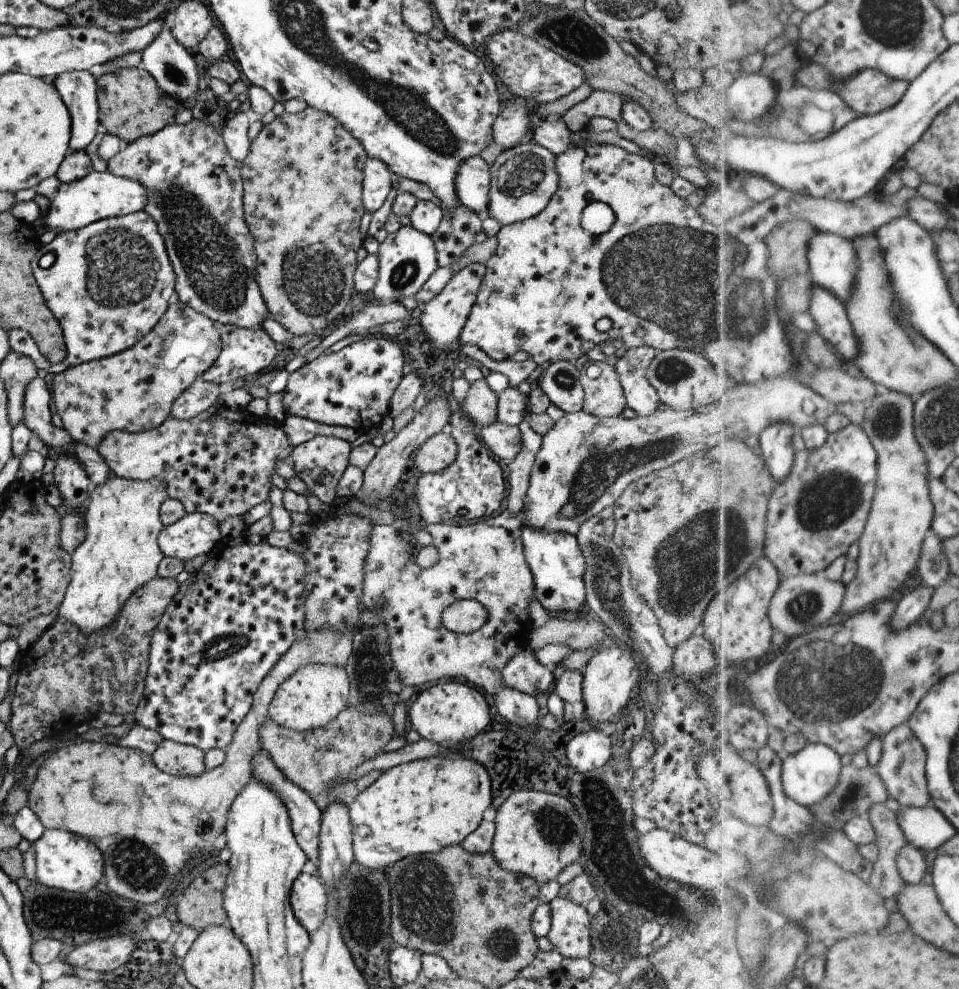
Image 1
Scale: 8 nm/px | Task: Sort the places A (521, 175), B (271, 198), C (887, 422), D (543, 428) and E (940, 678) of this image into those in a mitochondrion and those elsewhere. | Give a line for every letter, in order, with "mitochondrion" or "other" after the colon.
A: mitochondrion
B: other
C: mitochondrion
D: other
E: other

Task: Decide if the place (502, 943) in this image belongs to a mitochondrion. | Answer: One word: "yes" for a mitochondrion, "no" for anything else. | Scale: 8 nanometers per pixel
yes

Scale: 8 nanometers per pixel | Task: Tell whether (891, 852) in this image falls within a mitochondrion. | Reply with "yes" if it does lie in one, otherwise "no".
no

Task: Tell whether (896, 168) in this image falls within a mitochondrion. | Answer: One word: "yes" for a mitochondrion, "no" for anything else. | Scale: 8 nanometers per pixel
no

